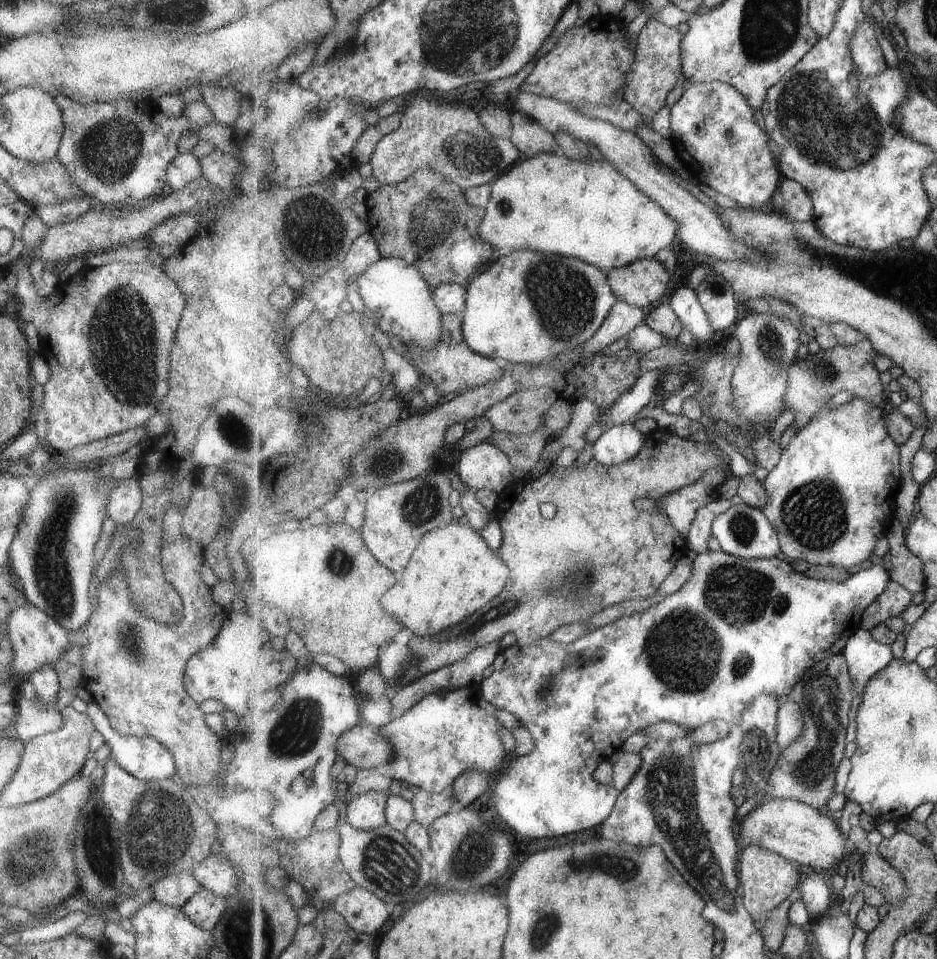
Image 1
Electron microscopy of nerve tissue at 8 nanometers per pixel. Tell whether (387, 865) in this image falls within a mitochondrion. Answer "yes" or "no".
yes

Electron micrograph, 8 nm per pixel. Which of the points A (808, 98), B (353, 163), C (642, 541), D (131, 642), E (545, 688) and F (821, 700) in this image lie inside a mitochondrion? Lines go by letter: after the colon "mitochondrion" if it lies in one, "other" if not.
A: mitochondrion
B: other
C: other
D: mitochondrion
E: mitochondrion
F: mitochondrion

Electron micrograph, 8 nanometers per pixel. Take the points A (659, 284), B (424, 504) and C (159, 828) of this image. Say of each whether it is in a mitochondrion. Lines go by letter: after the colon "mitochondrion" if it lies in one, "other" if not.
A: other
B: mitochondrion
C: mitochondrion

